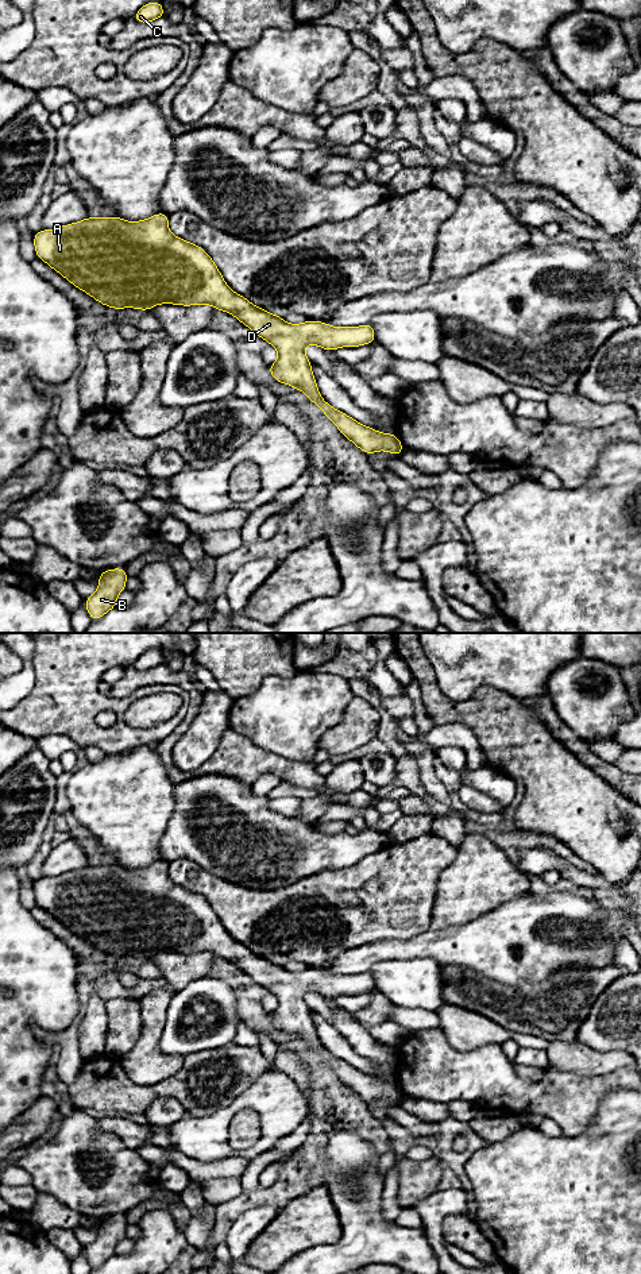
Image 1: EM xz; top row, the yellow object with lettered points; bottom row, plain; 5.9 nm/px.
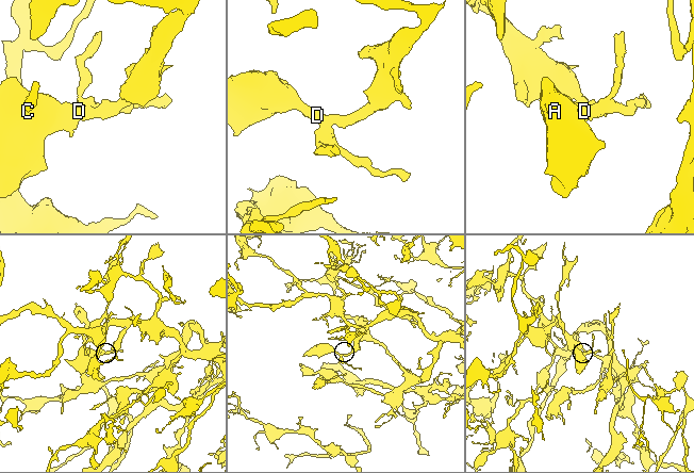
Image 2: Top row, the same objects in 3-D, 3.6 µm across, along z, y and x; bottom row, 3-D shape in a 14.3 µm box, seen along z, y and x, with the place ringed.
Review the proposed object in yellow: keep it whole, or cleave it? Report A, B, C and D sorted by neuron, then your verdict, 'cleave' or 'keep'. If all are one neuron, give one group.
A B C D; keep

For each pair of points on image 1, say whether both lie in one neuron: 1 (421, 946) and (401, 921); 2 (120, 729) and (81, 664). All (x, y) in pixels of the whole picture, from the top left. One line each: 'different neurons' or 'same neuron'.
1: different neurons
2: same neuron

